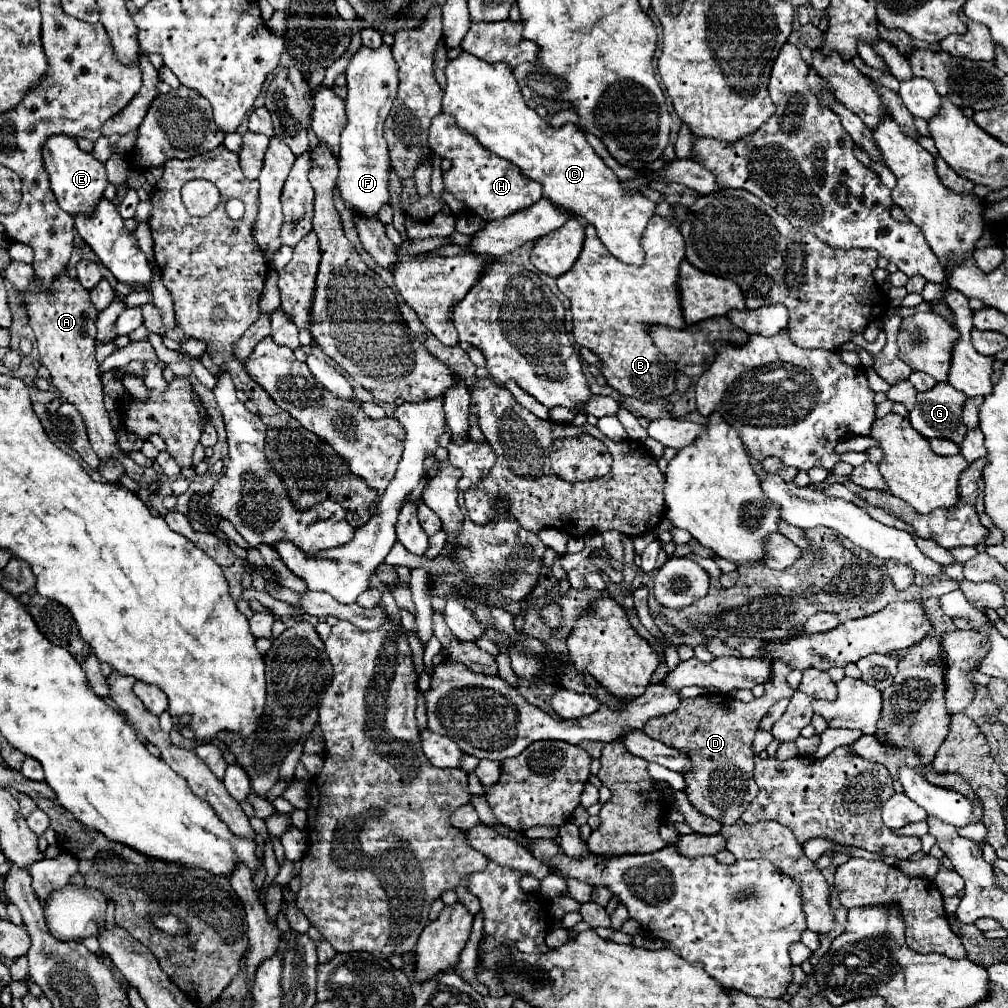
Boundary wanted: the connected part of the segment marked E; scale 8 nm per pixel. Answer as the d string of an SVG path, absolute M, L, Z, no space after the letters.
M64 134L50 136L42 148L42 156L44 156L46 170L50 174L50 184L58 198L58 204L72 216L82 214L82 212L90 214L92 208L102 198L106 182L108 182L104 164L100 164L90 152L80 150L76 140L70 136L64 136Z

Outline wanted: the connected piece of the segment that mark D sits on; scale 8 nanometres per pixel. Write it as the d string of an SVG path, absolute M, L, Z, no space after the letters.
M782 662L772 664L770 682L766 682L766 694L744 704L726 694L702 694L696 698L684 698L678 710L662 716L654 716L644 724L644 732L664 742L666 746L684 752L692 762L692 768L684 772L686 796L690 804L704 816L710 816L722 824L734 824L746 806L756 798L758 786L752 778L754 754L752 740L758 730L758 722L766 712L782 698L790 698L794 690L786 684L788 666Z

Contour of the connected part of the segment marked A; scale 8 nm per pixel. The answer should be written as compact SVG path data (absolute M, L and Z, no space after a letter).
M62 274L62 278L58 278L56 286L52 288L44 288L40 284L34 288L52 292L52 296L34 296L28 302L28 318L38 340L42 364L48 368L60 396L66 402L72 402L86 420L92 450L102 462L112 460L122 454L122 448L104 408L104 392L98 376L98 362L94 358L96 318L100 312L92 304L88 290L78 280L70 280L68 274Z

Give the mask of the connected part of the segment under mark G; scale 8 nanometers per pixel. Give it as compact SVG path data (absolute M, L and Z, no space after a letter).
M940 382L918 394L916 406L910 412L910 424L928 440L946 436L960 444L966 434L966 426L960 422L962 400L966 400L966 394L954 390L948 382Z

